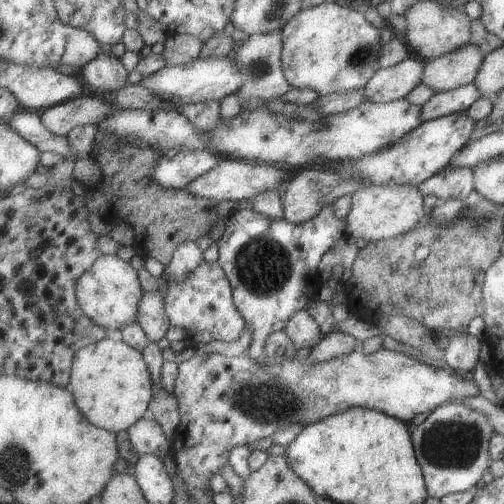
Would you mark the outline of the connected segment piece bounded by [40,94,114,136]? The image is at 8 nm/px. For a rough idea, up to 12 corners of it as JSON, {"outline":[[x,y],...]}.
{"outline":[[78,96],[46,108],[40,120],[56,136],[98,126],[112,104]]}

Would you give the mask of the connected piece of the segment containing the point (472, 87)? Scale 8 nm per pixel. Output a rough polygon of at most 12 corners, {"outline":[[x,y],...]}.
{"outline":[[473,82],[434,93],[420,106],[426,122],[464,112],[482,94]]}

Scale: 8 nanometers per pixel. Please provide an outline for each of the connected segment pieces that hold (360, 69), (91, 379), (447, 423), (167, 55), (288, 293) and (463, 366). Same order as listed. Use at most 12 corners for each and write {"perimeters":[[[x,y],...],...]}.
{"perimeters":[[[336,3],[281,31],[292,88],[360,90],[380,70],[380,29]],[[82,347],[69,389],[94,425],[118,433],[155,395],[142,352]],[[442,403],[411,428],[429,496],[478,484],[488,418]],[[169,34],[166,65],[184,65],[199,58],[203,40]],[[334,203],[292,224],[226,217],[218,264],[251,331],[246,354],[318,300],[348,238]],[[454,333],[443,359],[462,374],[481,363],[481,342]]]}

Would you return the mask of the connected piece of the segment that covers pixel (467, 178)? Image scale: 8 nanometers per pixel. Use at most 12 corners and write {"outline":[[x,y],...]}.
{"outline":[[451,165],[419,184],[442,202],[466,200],[473,170]]}

